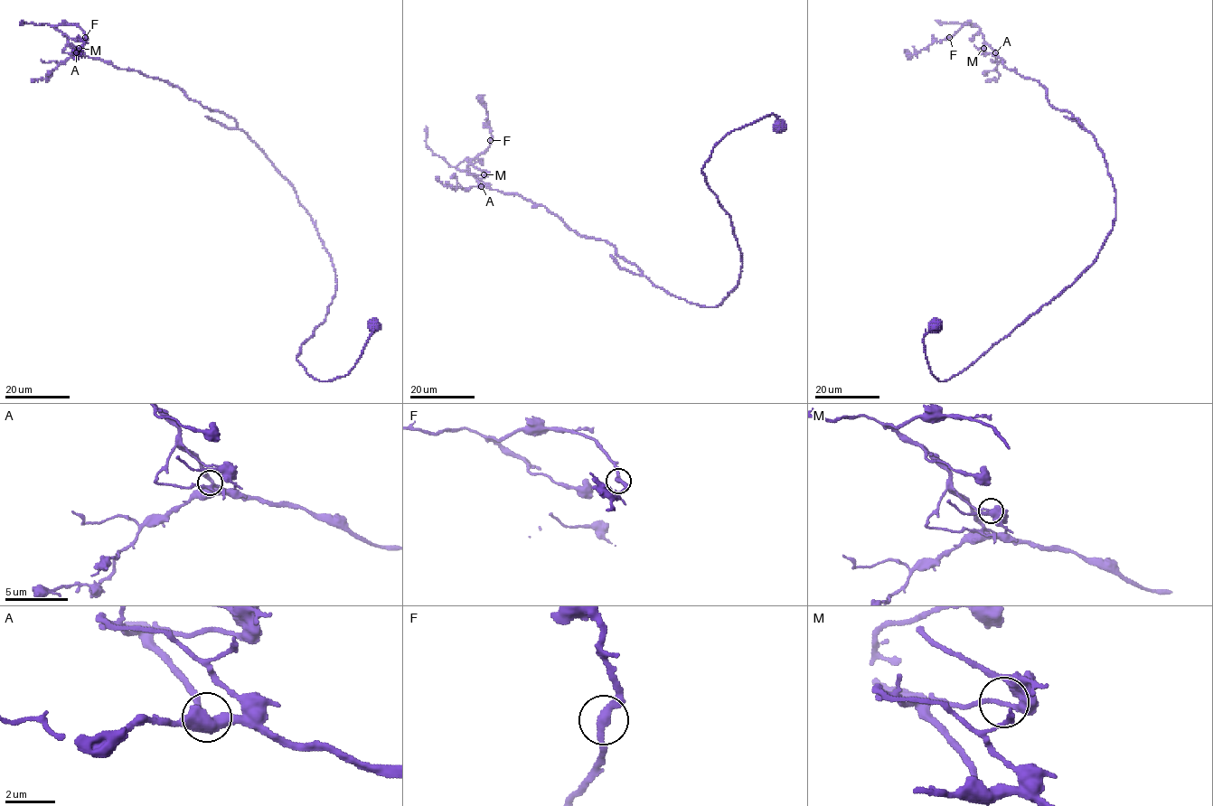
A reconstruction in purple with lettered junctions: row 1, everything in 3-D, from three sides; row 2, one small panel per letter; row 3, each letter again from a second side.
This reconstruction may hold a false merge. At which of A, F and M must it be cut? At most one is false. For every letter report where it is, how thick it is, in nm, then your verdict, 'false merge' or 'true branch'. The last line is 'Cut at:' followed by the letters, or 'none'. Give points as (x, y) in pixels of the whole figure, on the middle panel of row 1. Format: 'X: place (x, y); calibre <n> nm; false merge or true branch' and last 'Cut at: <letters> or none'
A: place (481, 186); calibre 300 nm; true branch
F: place (490, 140); calibre 280 nm; true branch
M: place (484, 174); calibre 220 nm; true branch
Cut at: none

